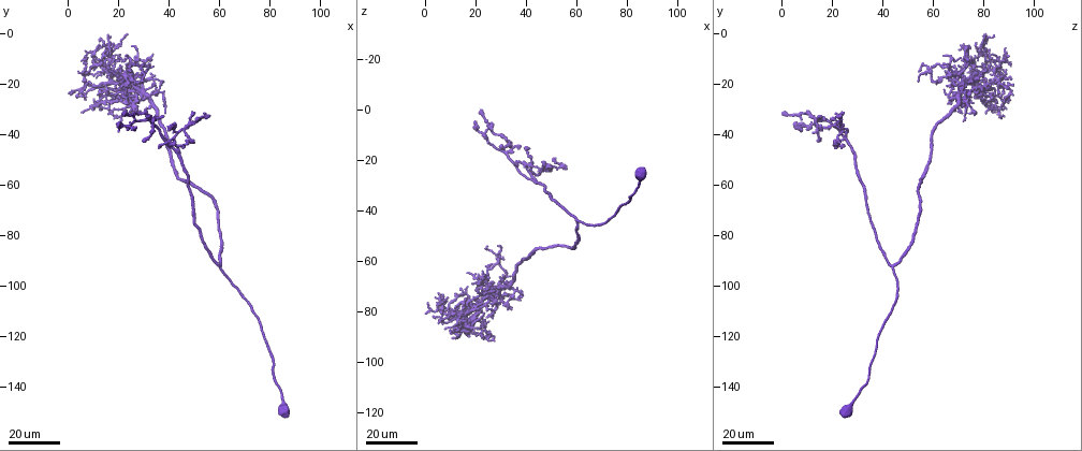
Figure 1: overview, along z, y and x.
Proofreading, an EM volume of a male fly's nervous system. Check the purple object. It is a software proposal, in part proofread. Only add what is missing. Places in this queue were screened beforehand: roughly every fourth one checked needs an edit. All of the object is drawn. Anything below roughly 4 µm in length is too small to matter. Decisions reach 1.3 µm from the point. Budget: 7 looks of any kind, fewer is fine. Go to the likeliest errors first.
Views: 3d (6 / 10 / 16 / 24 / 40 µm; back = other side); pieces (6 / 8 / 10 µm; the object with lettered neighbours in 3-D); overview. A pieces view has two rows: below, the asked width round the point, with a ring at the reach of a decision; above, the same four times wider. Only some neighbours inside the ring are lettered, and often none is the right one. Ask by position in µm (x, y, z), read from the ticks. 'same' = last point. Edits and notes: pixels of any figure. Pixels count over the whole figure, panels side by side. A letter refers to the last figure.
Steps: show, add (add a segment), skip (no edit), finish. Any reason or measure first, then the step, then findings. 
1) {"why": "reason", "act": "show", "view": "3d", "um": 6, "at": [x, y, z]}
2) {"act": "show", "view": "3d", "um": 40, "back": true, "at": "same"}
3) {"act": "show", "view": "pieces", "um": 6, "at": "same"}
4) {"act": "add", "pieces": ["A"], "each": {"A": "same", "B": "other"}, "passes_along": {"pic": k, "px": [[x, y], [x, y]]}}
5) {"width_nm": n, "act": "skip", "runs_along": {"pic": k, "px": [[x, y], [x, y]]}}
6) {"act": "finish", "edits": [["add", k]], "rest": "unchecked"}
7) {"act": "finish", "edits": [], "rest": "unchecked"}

{"why": "thin end", "act": "show", "view": "3d", "um": 16, "at": [23, 21, 65]}

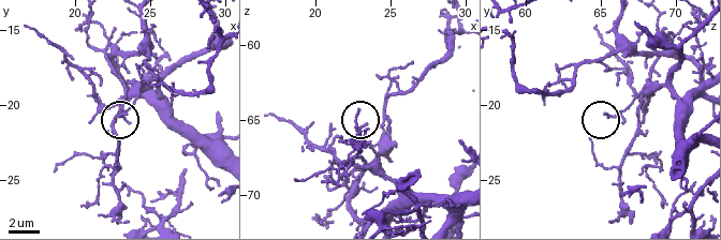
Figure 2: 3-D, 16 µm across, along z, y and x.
{"why": "what lies round it", "act": "show", "view": "pieces", "um": 6, "at": [23.2, 20.6, 65.4]}

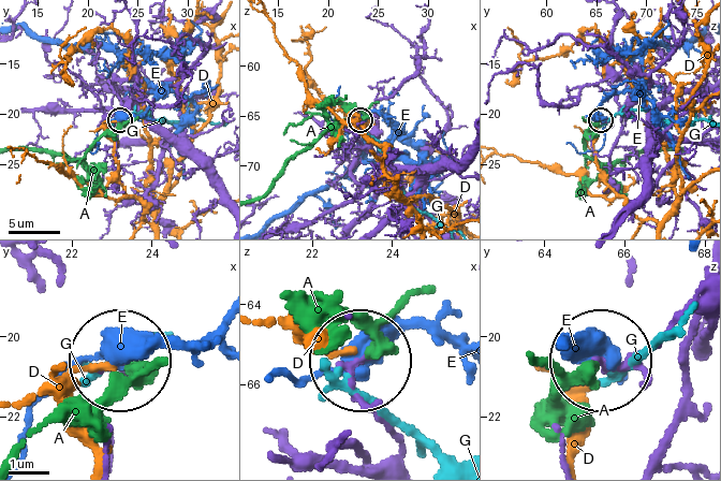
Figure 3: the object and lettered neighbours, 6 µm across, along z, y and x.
{"width_nm": 140, "act": "skip", "each": {"A": "other", "D": "other", "E": "other", "G": "other"}, "runs_along": {"pic": 3, "px": [[405, 453], [357, 391], [361, 364]]}, "found": "none of them fits"}

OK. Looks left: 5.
{"why": "an open end", "act": "show", "view": "3d", "um": 16, "at": [54, 31, 21]}

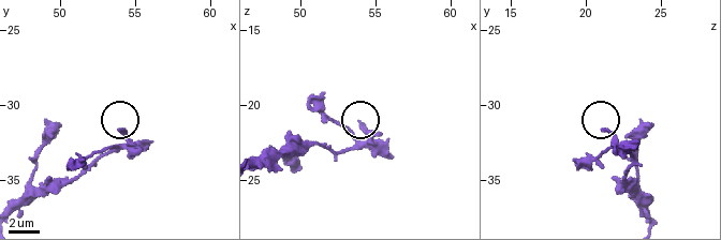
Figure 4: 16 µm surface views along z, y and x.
{"why": "what lies round it", "act": "show", "view": "pieces", "um": 6, "at": [54.0, 31.8, 21.2]}

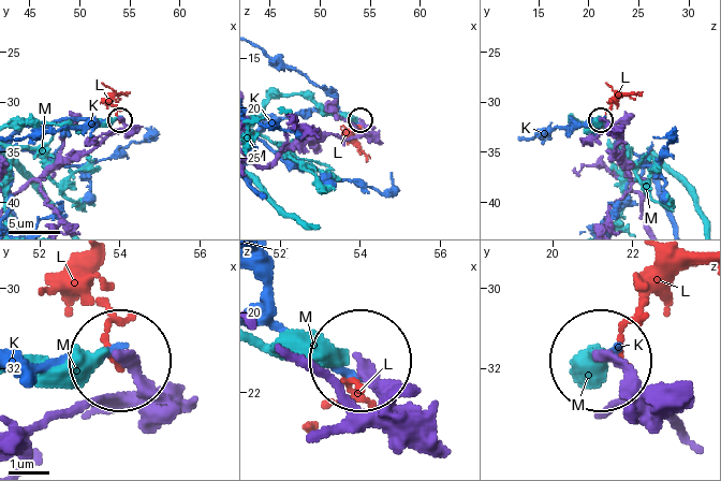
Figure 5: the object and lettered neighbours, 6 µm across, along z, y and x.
{"act": "skip", "each": {"K": "other", "L": "other", "M": "other"}, "runs_along": {"pic": 5, "px": [[258, 164], [322, 134], [357, 136], [365, 129], [361, 120]]}, "found": "no lettered segment goes on from it"}

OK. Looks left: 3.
{"why": "branch stops here", "act": "show", "view": "3d", "um": 16, "at": [30, 26, 66]}

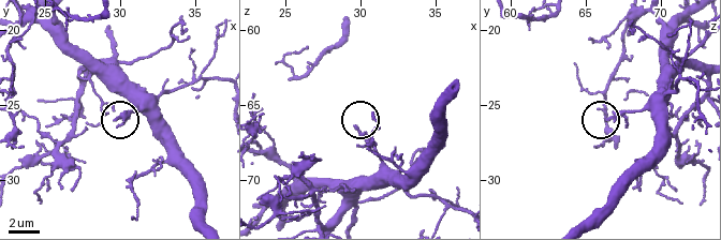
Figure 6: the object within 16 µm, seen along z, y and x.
{"act": "show", "view": "pieces", "um": 8, "at": [29.6, 25.8, 66.6]}

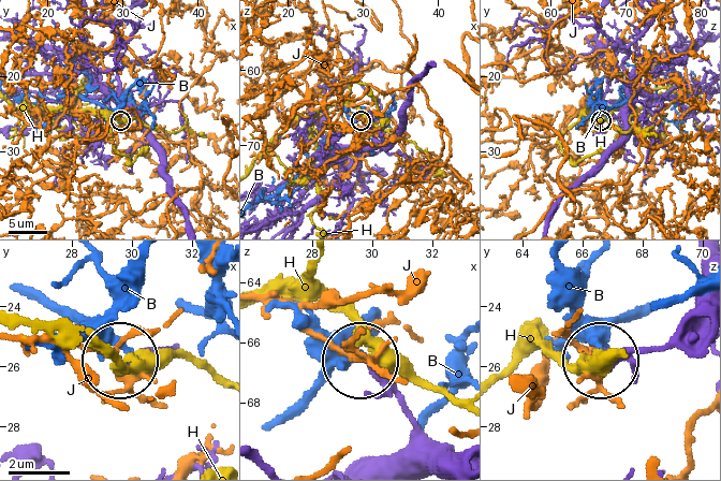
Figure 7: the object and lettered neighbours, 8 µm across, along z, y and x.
{"act": "skip", "each": {"B": "other", "H": "other", "J": "other"}, "found": "no lettered segment goes on from it"}

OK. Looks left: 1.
{"act": "finish", "edits": [], "rest": "unchecked"}

